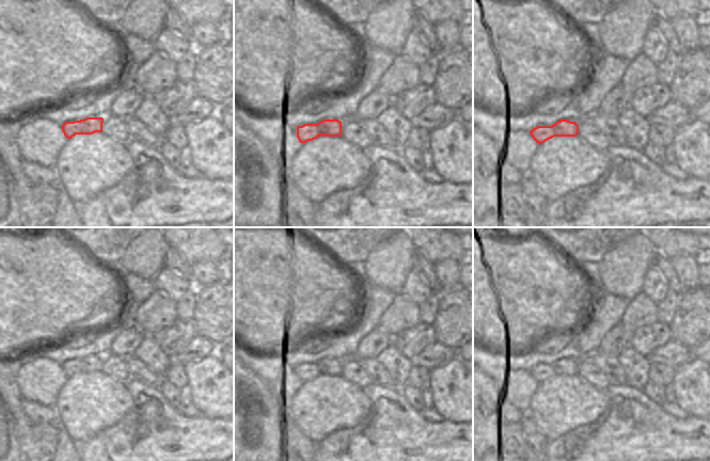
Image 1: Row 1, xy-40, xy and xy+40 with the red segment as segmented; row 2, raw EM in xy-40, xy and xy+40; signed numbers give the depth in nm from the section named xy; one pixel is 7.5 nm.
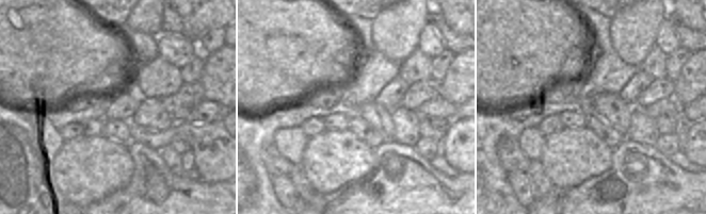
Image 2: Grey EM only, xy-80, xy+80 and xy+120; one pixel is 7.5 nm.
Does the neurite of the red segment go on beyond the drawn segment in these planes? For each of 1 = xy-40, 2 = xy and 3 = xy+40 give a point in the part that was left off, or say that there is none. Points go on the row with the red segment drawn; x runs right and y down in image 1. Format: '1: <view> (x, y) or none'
1: none
2: none
3: none

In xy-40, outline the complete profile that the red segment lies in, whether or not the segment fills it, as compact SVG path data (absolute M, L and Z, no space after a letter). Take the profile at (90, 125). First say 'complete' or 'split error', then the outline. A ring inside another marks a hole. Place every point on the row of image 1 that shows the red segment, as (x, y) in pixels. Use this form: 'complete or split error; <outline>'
complete; M86 117L80 121L65 122L62 125L62 131L67 139L76 134L93 134L102 132L102 117Z

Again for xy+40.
complete; M561 120L552 126L537 126L530 133L534 141L541 145L554 137L577 137L579 125L575 122Z

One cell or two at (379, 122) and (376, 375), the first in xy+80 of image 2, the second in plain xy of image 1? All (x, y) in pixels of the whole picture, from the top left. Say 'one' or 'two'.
one

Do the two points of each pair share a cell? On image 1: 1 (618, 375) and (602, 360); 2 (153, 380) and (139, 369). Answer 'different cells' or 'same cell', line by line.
1: same cell
2: same cell

